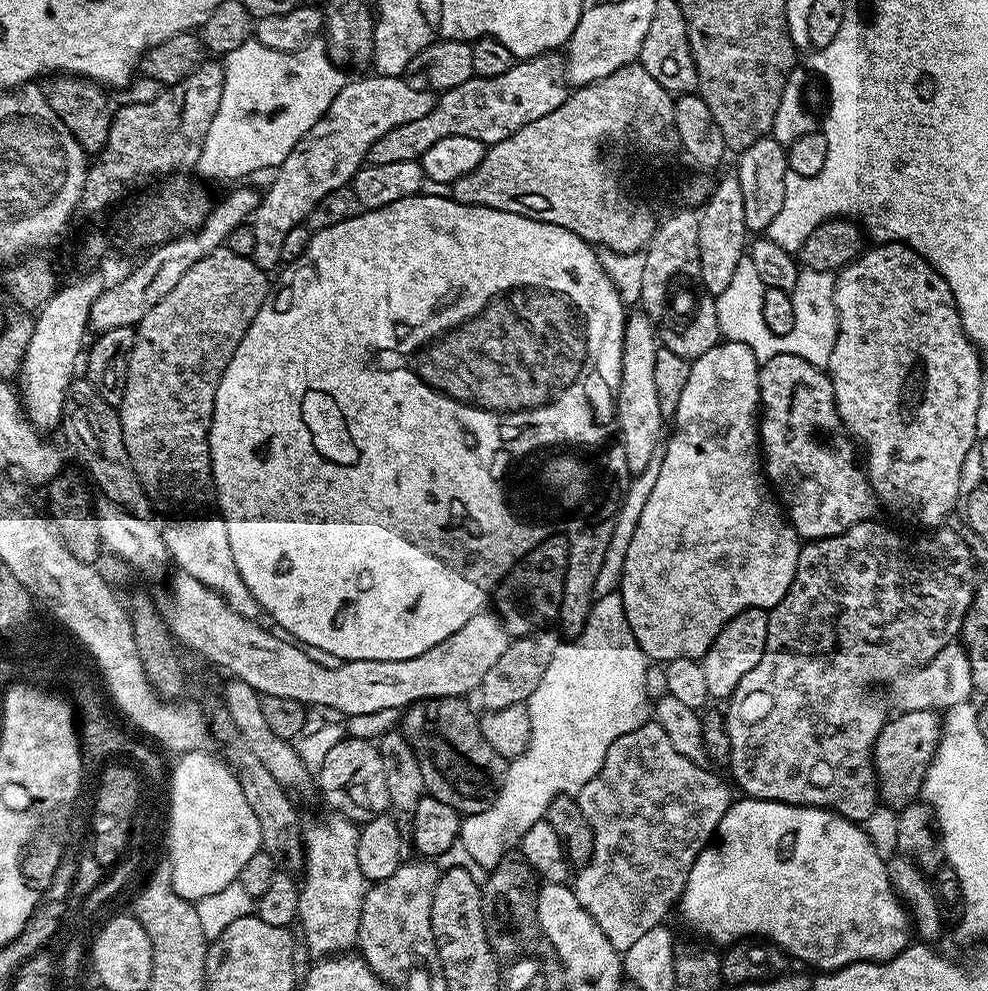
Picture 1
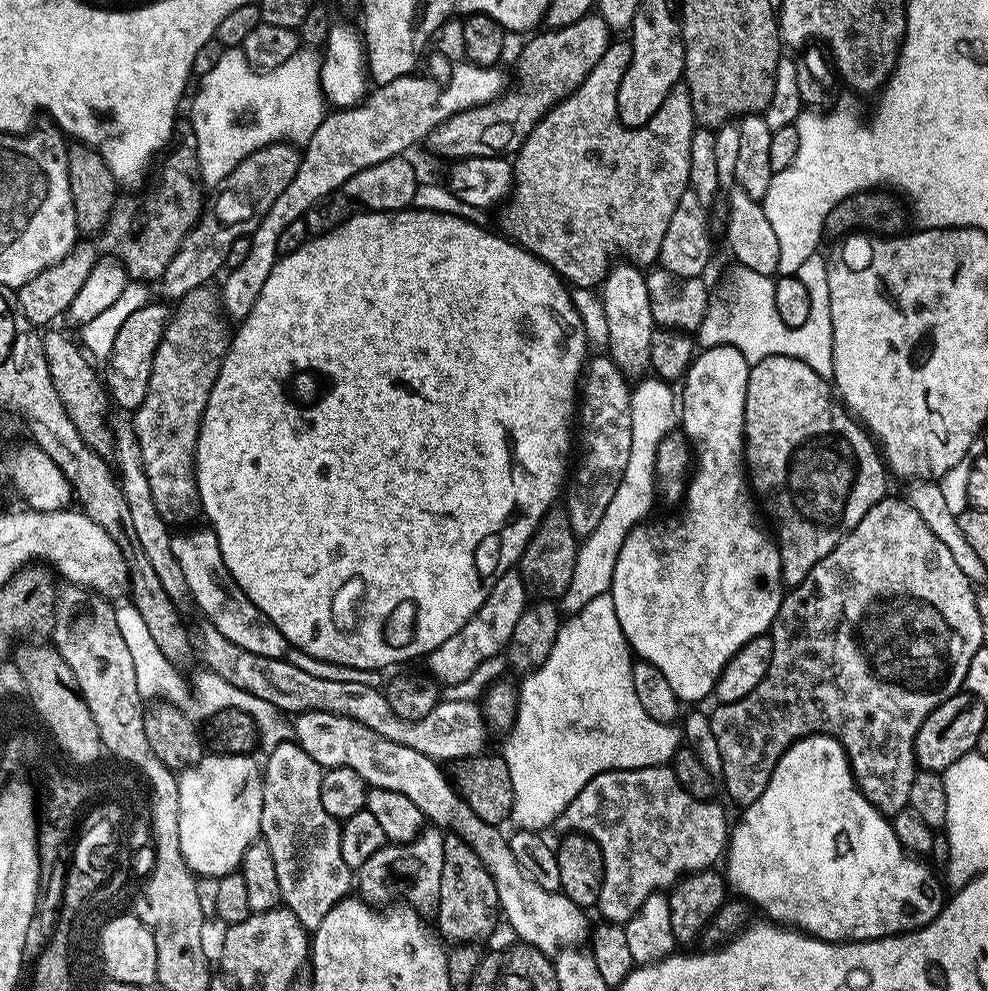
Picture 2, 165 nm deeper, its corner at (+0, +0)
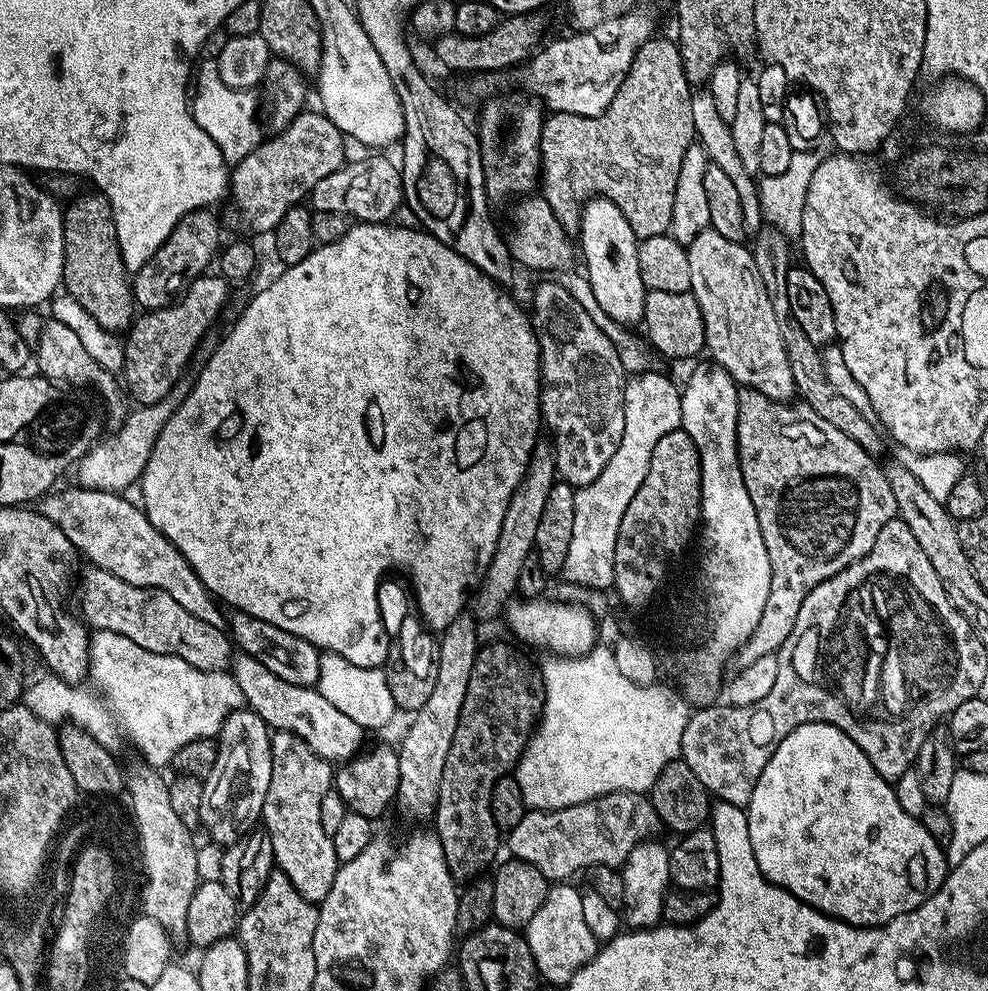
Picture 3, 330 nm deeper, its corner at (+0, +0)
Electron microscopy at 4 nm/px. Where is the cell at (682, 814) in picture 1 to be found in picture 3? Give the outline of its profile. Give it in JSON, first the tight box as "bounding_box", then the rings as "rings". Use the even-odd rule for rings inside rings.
{"bounding_box":[506,792,658,882],"rings":[[[612,792],[553,812],[525,811],[522,822],[507,833],[506,848],[515,859],[534,866],[550,882],[564,882],[575,872],[583,873],[595,864],[623,869],[630,850],[649,839],[655,828],[658,828],[656,811],[647,795]]]}

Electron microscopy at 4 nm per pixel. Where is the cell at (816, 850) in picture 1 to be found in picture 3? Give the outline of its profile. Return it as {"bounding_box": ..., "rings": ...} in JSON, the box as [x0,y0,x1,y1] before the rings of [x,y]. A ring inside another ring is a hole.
{"bounding_box":[748,724,950,928],"rings":[[[803,724],[794,729],[774,750],[770,762],[766,762],[766,770],[762,770],[762,778],[754,786],[754,794],[750,798],[748,807],[748,821],[750,822],[750,846],[754,850],[754,858],[758,858],[758,870],[771,884],[777,884],[779,888],[785,888],[794,898],[806,902],[810,907],[819,912],[825,912],[835,920],[844,920],[848,924],[856,924],[859,928],[875,928],[889,924],[894,918],[898,918],[907,912],[914,912],[926,898],[930,898],[942,886],[945,876],[950,871],[950,865],[946,859],[945,849],[926,830],[926,826],[917,817],[906,814],[902,805],[898,803],[895,787],[862,754],[858,742],[844,733],[843,728],[837,724]]]}

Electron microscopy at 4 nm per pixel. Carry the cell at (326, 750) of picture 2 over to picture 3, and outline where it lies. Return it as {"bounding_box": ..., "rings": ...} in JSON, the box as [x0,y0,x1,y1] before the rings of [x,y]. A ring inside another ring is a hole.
{"bounding_box":[230,655,366,762],"rings":[[[237,655],[230,665],[230,671],[242,690],[247,707],[257,716],[261,716],[269,729],[278,732],[293,732],[295,736],[302,738],[302,742],[306,742],[306,746],[310,746],[310,750],[314,750],[314,754],[318,754],[329,762],[350,760],[363,749],[360,747],[363,746],[364,736],[366,736],[364,727],[358,722],[354,722],[354,719],[350,718],[349,715],[342,714],[338,707],[328,702],[322,694],[317,692],[315,687],[304,687],[283,681],[282,678],[278,678],[276,673],[272,673],[262,662],[257,660],[257,657],[250,655]]]}

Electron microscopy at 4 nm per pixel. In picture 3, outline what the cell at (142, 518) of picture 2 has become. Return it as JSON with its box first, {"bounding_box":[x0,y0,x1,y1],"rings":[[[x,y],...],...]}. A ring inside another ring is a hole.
{"bounding_box":[34,318,126,422],"rings":[[[52,318],[45,323],[41,330],[40,340],[34,345],[34,364],[40,367],[37,368],[39,375],[46,380],[53,382],[65,380],[66,383],[72,384],[68,386],[79,386],[81,389],[91,390],[98,396],[100,392],[99,399],[102,401],[107,415],[109,412],[116,422],[124,420],[126,416],[125,397],[122,395],[122,388],[117,377],[113,373],[107,372],[90,356],[86,346],[82,346],[81,340],[78,339],[78,334],[74,334],[74,330],[70,330],[70,326],[66,326],[63,320]],[[116,380],[118,385],[116,385]],[[120,392],[122,397],[120,397]]]}

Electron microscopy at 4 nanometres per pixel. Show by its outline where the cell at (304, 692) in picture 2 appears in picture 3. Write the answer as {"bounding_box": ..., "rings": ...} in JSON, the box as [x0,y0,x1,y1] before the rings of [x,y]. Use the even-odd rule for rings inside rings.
{"bounding_box":[80,566,234,672],"rings":[[[88,566],[84,577],[80,580],[80,612],[85,625],[97,632],[113,632],[130,638],[142,650],[150,650],[159,656],[177,656],[190,666],[207,672],[223,672],[231,665],[234,659],[234,644],[229,633],[224,628],[210,626],[210,622],[202,622],[202,618],[194,618],[190,610],[181,606],[175,598],[170,598],[166,590],[157,588],[143,588],[142,586],[130,586],[130,582],[122,582],[122,578],[114,578],[106,570],[95,566]]]}

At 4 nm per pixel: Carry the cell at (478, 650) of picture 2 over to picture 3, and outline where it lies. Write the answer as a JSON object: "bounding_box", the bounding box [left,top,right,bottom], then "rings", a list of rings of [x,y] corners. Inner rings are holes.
{"bounding_box":[478,446,557,615],"rings":[[[544,446],[537,447],[536,451],[532,453],[532,460],[529,462],[527,470],[524,471],[522,482],[516,487],[516,493],[512,495],[512,501],[506,510],[506,518],[502,520],[502,530],[498,538],[498,546],[494,550],[494,558],[478,588],[480,608],[486,615],[494,615],[500,607],[501,611],[513,599],[514,593],[517,591],[516,583],[520,577],[520,571],[536,547],[538,522],[542,519],[546,498],[557,480],[556,461],[553,453],[549,449],[547,452]]]}

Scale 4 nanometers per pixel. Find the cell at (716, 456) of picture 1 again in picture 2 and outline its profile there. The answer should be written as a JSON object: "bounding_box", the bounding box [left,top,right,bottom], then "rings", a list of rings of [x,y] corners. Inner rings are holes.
{"bounding_box":[610,345,782,704],"rings":[[[718,345],[714,346],[713,348],[703,349],[703,351],[701,351],[699,355],[693,359],[692,364],[688,367],[686,375],[683,377],[682,385],[684,384],[684,396],[682,392],[682,399],[678,404],[678,420],[682,425],[682,431],[690,445],[691,451],[694,453],[695,464],[694,471],[691,473],[688,487],[684,493],[684,499],[682,501],[682,509],[684,508],[684,513],[681,514],[680,520],[656,520],[653,522],[653,524],[648,524],[649,522],[641,522],[637,524],[635,528],[630,530],[630,534],[626,538],[626,542],[622,542],[622,550],[618,550],[618,562],[614,562],[614,578],[612,579],[612,590],[610,595],[614,598],[614,611],[618,614],[618,626],[622,626],[622,634],[626,634],[628,644],[632,648],[633,653],[635,653],[635,655],[639,657],[643,663],[653,664],[655,668],[662,670],[662,675],[666,677],[666,682],[670,682],[670,690],[674,690],[677,701],[684,703],[685,700],[685,702],[688,704],[694,703],[695,700],[704,700],[707,698],[707,696],[711,697],[713,693],[715,693],[718,678],[722,674],[724,667],[726,667],[726,665],[728,665],[730,662],[730,658],[734,655],[734,653],[736,653],[736,651],[742,646],[746,646],[746,642],[750,642],[754,638],[765,635],[765,633],[771,629],[774,618],[780,609],[780,602],[782,599],[782,591],[780,592],[780,588],[782,589],[782,581],[780,579],[780,549],[775,539],[773,539],[769,533],[767,536],[767,534],[760,529],[759,522],[756,521],[756,508],[754,505],[752,505],[754,496],[750,491],[749,481],[746,479],[746,465],[744,462],[744,407],[746,406],[746,382],[748,381],[749,367],[750,366],[743,358],[742,354],[732,345]]]}

